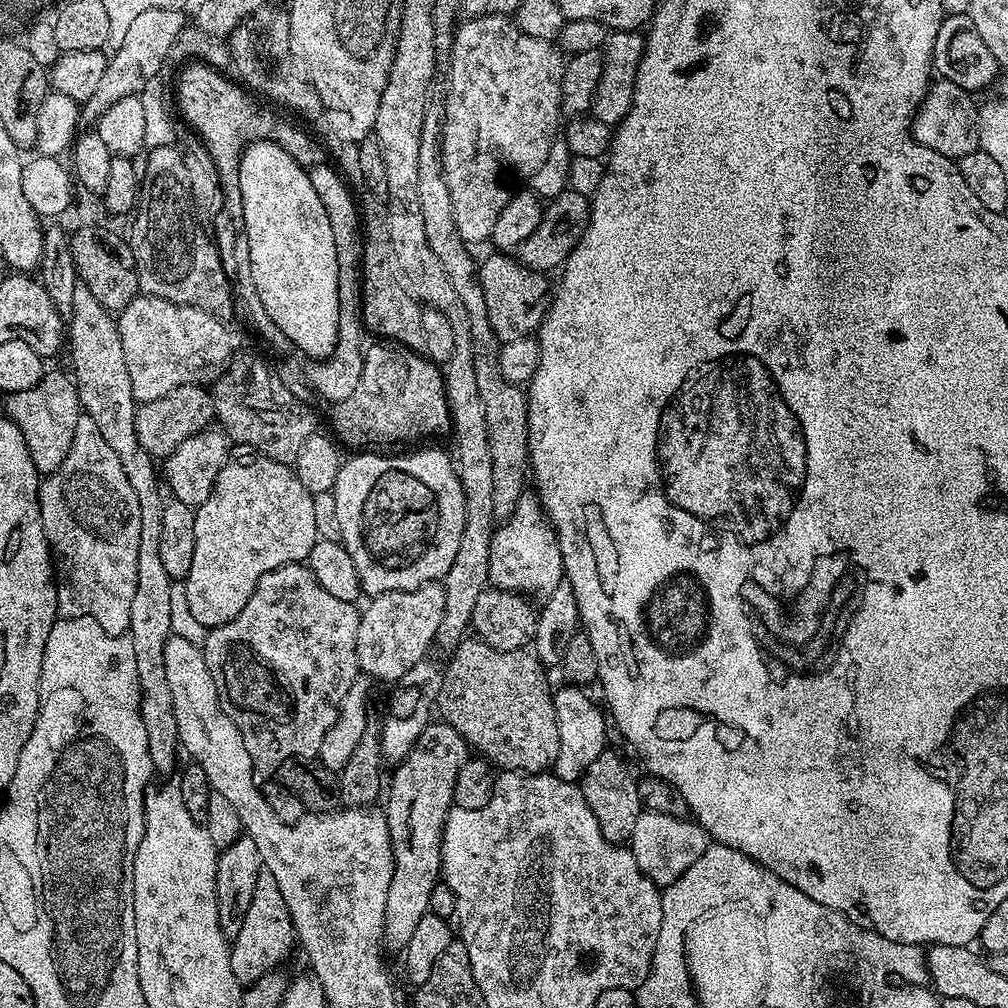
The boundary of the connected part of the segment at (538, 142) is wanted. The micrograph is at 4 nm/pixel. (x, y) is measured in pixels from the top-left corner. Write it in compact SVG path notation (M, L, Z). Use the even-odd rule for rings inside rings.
M483 15L465 19L455 29L450 59L452 73L448 76L448 96L443 97L440 153L444 177L454 202L458 234L462 234L469 245L475 246L479 240L487 241L491 237L502 208L519 185L516 183L531 181L533 174L554 151L552 139L560 128L560 108L565 107L562 84L566 56L555 43L530 38L511 15Z

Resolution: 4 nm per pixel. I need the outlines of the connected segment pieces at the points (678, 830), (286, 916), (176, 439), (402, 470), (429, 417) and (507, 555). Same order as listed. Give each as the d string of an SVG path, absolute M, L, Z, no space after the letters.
M641 811L638 822L634 822L630 847L642 874L658 886L667 886L682 878L698 858L708 848L710 837L708 831L695 819L674 818L670 814Z
M262 870L254 886L254 898L250 898L250 907L246 909L242 930L238 930L238 934L230 940L230 970L234 970L234 978L238 978L242 986L247 986L267 972L277 971L283 965L280 963L291 954L295 940L296 930L292 926L286 898L282 898L282 890L278 890L274 874Z
M187 384L178 386L178 390L170 390L162 398L154 398L154 402L140 404L136 409L134 430L138 430L138 442L142 442L142 450L146 450L154 458L167 458L194 434L205 431L208 423L216 420L216 411L211 391L203 384Z
M424 446L421 452L412 452L409 456L372 456L376 454L352 454L352 456L341 463L340 469L338 470L338 478L336 479L336 486L332 489L334 494L334 503L338 509L338 523L342 526L342 538L340 543L343 544L344 549L350 554L350 558L354 558L354 566L358 569L358 578L360 579L360 587L365 597L371 598L374 596L381 596L387 592L405 592L406 590L414 590L415 588L421 588L423 584L435 584L443 581L444 575L450 570L450 566L454 566L454 554L458 554L458 542L462 542L462 532L466 526L466 498L464 497L464 490L462 488L462 482L460 481L459 471L454 463L453 457L448 456L440 448L428 448L432 446Z
M380 342L364 353L358 390L333 412L335 439L345 449L352 448L348 450L372 450L374 446L408 444L411 440L428 442L431 436L452 432L443 371L427 355Z
M526 490L518 502L512 515L507 517L497 527L496 533L490 542L490 570L488 571L488 583L493 588L501 588L507 592L519 592L528 598L544 598L566 579L564 575L564 555L560 549L560 543L552 525L548 523L548 515L540 504L540 497L535 491Z

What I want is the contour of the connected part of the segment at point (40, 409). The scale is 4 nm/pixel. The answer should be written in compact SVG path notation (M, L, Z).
M51 369L45 371L43 378L34 386L11 392L5 400L5 415L22 430L37 472L42 476L56 472L73 445L75 427L82 415L75 381L66 372Z

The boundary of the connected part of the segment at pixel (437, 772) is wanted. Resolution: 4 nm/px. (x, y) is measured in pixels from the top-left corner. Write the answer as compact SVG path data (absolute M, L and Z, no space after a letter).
M429 722L408 757L395 765L392 785L386 788L386 815L394 854L394 874L384 899L382 944L387 951L389 948L396 954L403 953L418 922L422 922L429 911L430 890L441 883L440 843L444 837L444 823L454 806L452 795L458 770L462 770L469 758L470 746L458 730L443 722Z

